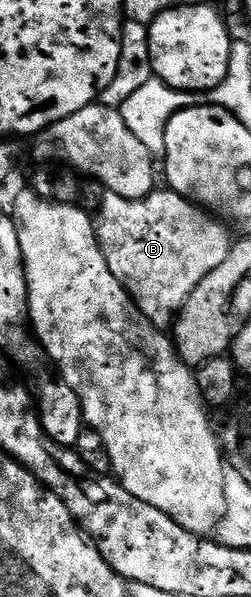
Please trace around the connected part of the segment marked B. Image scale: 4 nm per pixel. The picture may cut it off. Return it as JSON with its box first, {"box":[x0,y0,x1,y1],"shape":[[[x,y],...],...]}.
{"box":[94,187,234,331],"shape":[[[167,187],[142,199],[126,199],[108,192],[94,224],[110,271],[114,271],[142,316],[161,331],[173,324],[194,287],[214,267],[222,267],[222,259],[234,244],[225,222]]]}

